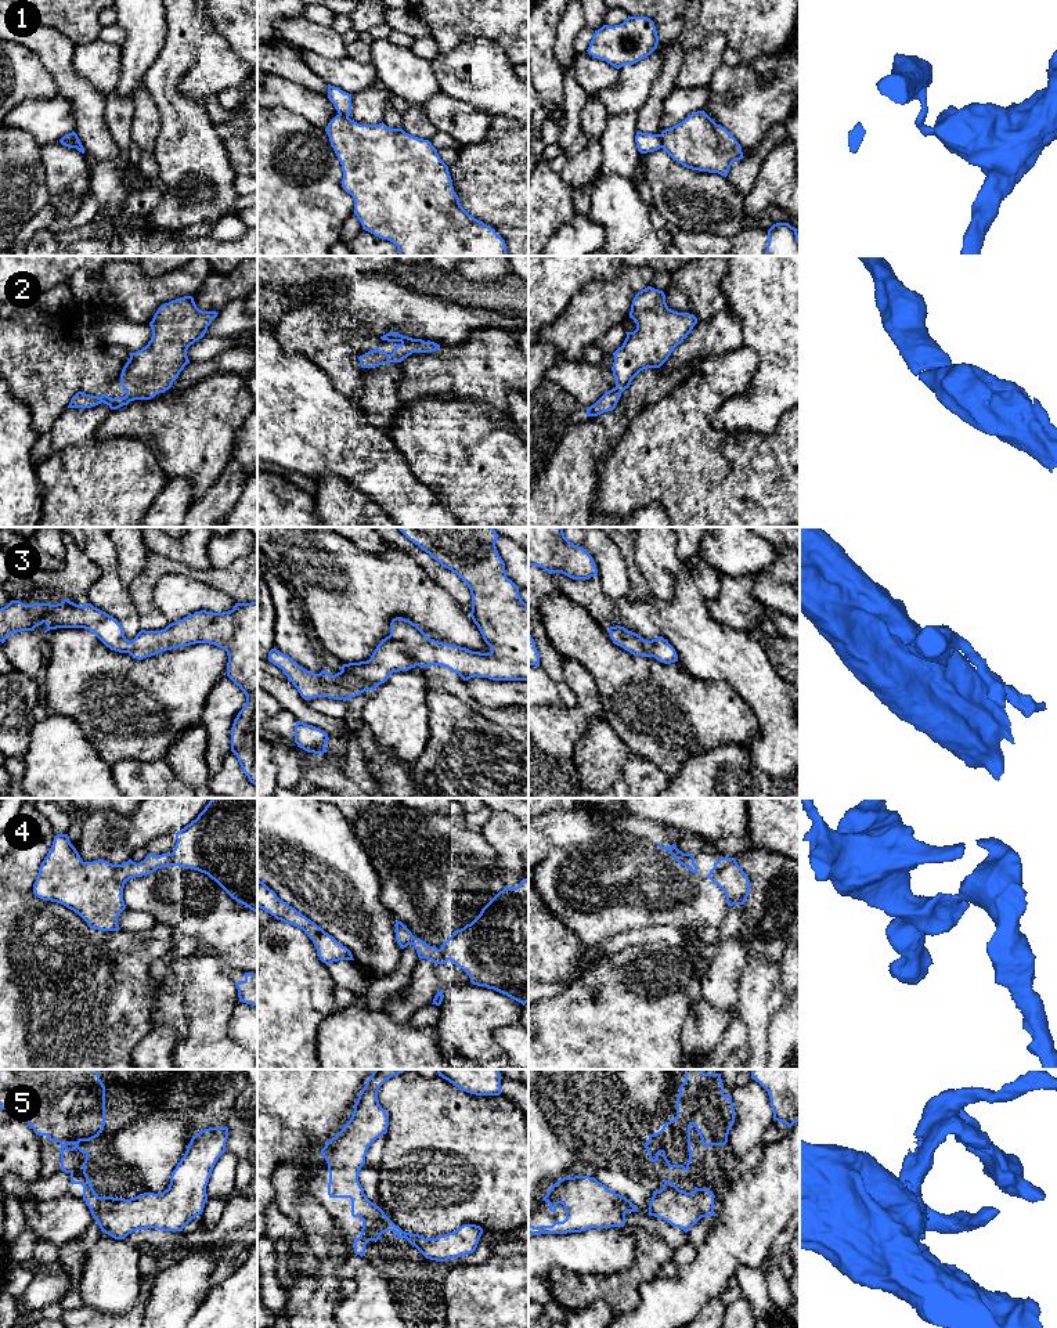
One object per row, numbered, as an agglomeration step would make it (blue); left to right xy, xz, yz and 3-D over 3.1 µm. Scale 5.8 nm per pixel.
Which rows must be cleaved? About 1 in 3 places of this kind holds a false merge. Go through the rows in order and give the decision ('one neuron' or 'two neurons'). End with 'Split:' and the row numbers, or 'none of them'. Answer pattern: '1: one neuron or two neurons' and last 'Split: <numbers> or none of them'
1: two neurons
2: one neuron
3: one neuron
4: two neurons
5: one neuron
Split: 1, 4

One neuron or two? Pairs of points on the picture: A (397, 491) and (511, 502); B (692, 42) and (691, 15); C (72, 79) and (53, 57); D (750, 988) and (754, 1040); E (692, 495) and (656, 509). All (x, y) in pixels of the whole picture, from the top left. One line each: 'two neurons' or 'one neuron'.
A: two neurons
B: one neuron
C: one neuron
D: one neuron
E: two neurons

